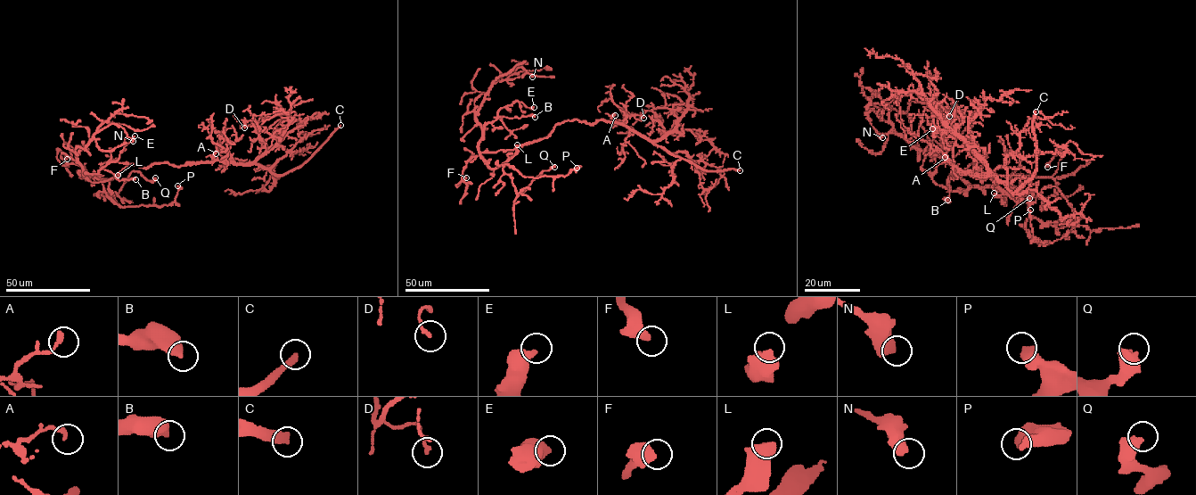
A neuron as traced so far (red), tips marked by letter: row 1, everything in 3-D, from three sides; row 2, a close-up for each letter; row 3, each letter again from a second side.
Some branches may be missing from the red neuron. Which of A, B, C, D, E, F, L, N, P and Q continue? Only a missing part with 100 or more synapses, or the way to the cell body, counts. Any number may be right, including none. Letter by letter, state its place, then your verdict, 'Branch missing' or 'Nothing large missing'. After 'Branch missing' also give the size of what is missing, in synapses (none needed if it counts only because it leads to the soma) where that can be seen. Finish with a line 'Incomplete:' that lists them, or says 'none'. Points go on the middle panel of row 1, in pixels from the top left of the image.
A: Place: (615, 115). Nothing large missing
B: Place: (535, 117). Nothing large missing
C: Place: (740, 170). Branch missing
D: Place: (643, 118). Nothing large missing
E: Place: (534, 107). Nothing large missing
F: Place: (466, 177). Nothing large missing
L: Place: (517, 144). Nothing large missing
N: Place: (532, 77). Nothing large missing
P: Place: (577, 168). Nothing large missing
Q: Place: (554, 167). Nothing large missing
Incomplete: C

